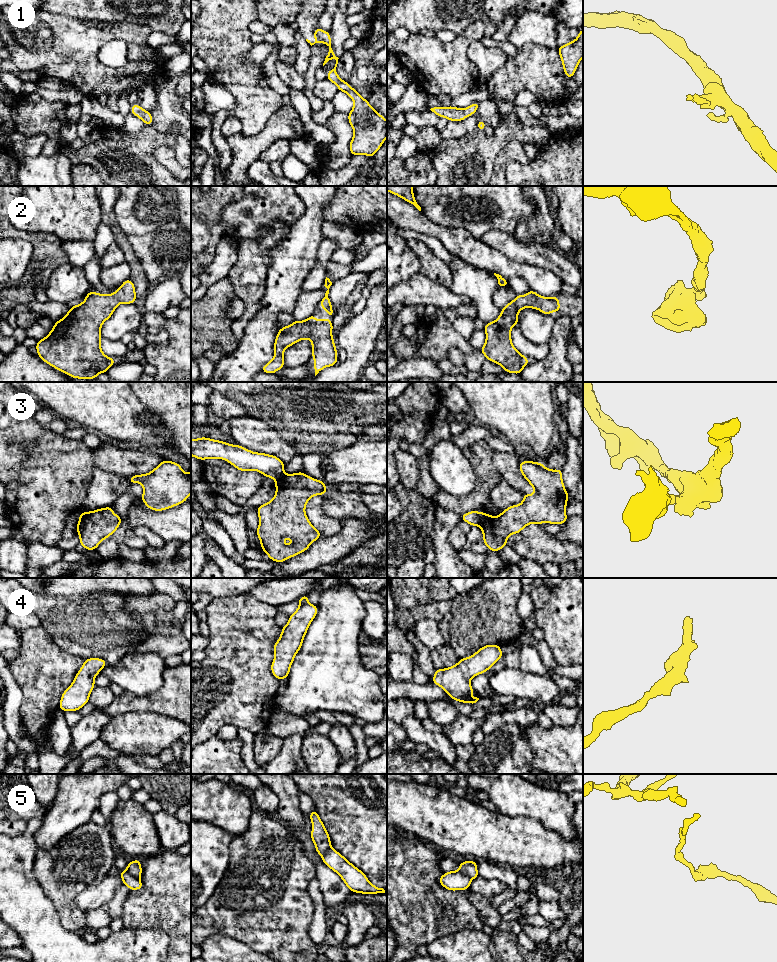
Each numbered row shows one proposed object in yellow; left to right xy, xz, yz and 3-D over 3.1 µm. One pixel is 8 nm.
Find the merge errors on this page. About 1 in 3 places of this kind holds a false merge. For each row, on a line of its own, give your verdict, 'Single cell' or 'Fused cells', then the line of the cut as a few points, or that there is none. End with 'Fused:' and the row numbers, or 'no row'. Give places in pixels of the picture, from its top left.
1: Single cell. No split
2: Single cell. No split
3: Fused cells. Split along yz (484, 513), (482, 523), (479, 526)
4: Single cell. No split
5: Fused cells. Split along xy (126, 869), (139, 879)
Fused: 3, 5

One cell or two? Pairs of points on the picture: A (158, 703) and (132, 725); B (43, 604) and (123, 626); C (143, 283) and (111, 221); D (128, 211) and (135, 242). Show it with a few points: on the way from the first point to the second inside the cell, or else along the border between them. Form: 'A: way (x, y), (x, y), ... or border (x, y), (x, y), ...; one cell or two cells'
A: border (126, 713), (154, 711), (172, 717); two cells
B: way (63, 617), (81, 625), (103, 626); one cell
C: way (136, 268), (120, 236); one cell
D: border (156, 229), (143, 234), (129, 234), (127, 236); two cells

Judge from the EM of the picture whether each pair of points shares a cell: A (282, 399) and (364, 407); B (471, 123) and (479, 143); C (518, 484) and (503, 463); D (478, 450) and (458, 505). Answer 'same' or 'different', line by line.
A: same
B: different
C: same
D: same

